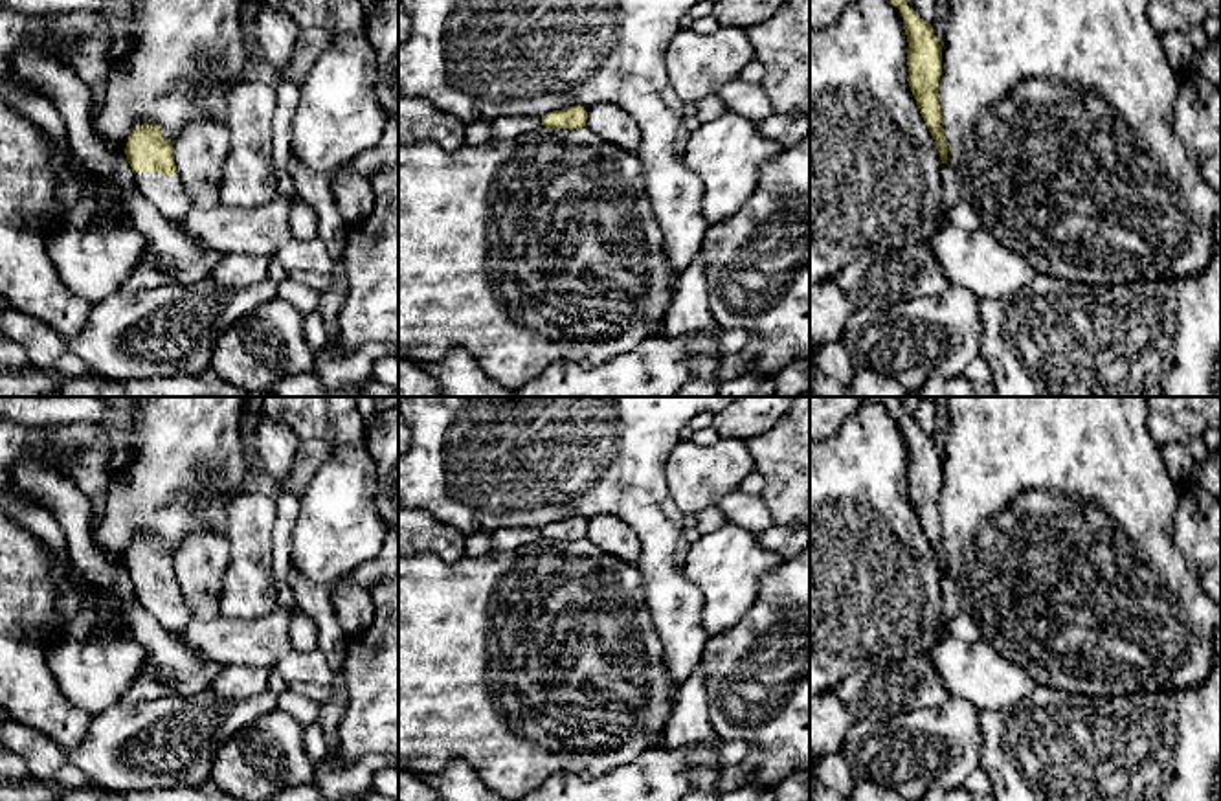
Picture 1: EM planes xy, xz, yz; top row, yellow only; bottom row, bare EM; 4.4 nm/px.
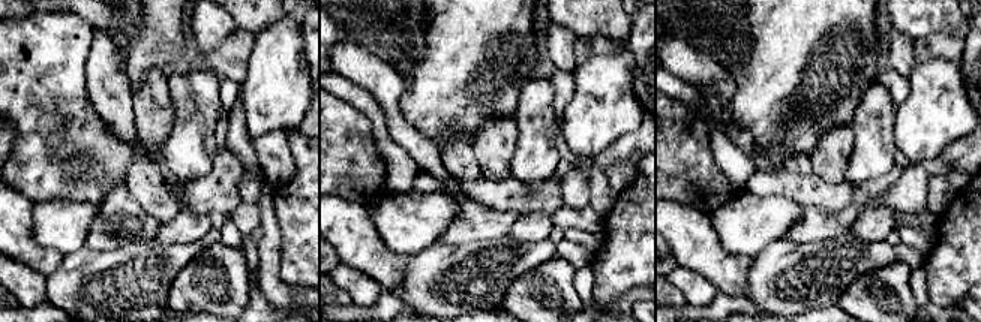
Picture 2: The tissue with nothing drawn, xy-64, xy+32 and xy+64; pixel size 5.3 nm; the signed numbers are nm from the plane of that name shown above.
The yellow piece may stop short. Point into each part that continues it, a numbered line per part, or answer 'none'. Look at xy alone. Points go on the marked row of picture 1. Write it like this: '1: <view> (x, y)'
1: xy (166, 191)

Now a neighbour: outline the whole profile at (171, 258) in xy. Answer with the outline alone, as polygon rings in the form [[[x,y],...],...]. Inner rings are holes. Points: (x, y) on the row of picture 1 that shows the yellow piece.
[[[22,48],[13,55],[13,72],[55,105],[66,125],[68,145],[75,160],[125,195],[129,222],[145,237],[147,250],[121,290],[145,292],[209,279],[224,254],[193,244],[140,193],[129,160],[112,154],[94,132],[92,94],[79,75],[35,48]]]

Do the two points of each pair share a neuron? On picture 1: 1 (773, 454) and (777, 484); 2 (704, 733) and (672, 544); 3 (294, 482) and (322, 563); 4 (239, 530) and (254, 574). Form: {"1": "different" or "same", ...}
{"1": "same", "2": "different", "3": "different", "4": "same"}

